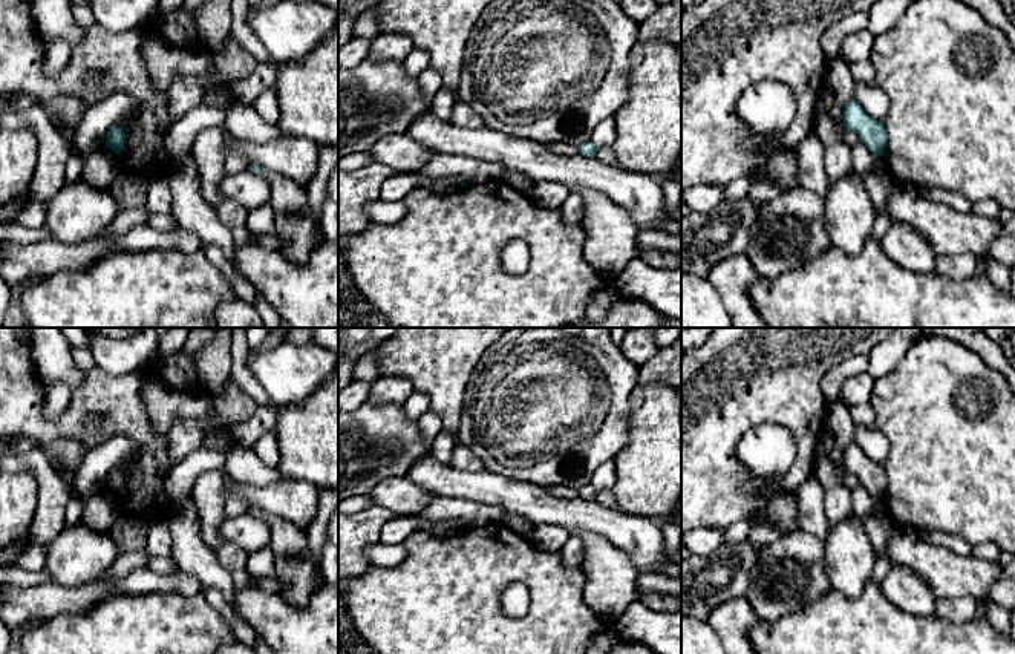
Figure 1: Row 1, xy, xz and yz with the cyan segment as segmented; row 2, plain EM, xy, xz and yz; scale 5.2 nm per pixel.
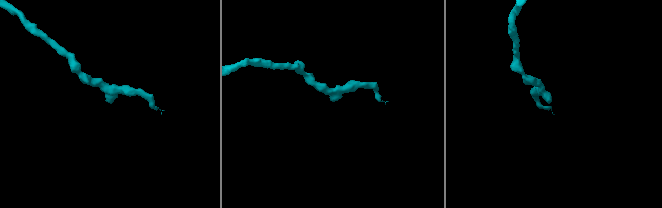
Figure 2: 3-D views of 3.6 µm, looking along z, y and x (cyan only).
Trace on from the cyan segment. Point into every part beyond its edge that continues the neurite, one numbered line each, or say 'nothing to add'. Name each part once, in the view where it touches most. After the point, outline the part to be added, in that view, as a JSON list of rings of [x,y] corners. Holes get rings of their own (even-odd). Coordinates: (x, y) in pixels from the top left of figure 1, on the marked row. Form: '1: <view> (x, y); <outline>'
1: xy (101, 167); [[[104,146],[86,158],[80,179],[98,190],[110,190],[119,172],[119,155]]]

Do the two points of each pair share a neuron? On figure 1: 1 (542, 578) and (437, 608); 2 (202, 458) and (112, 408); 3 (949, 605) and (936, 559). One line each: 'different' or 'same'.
1: same
2: different
3: different

